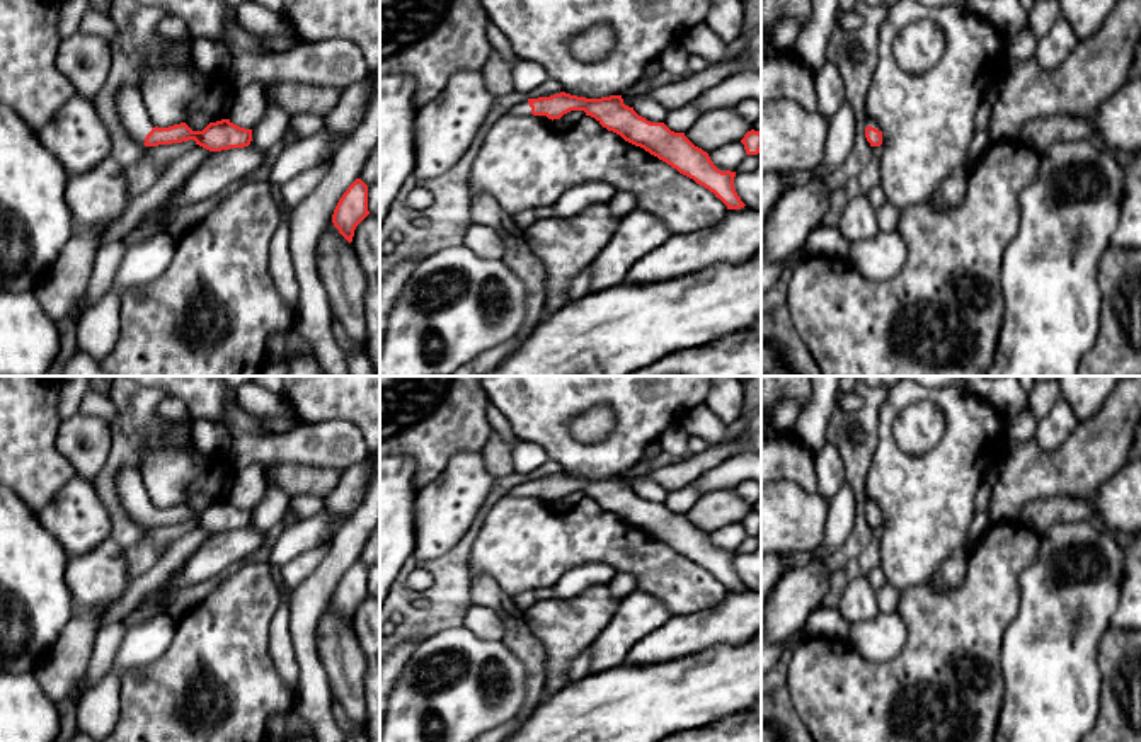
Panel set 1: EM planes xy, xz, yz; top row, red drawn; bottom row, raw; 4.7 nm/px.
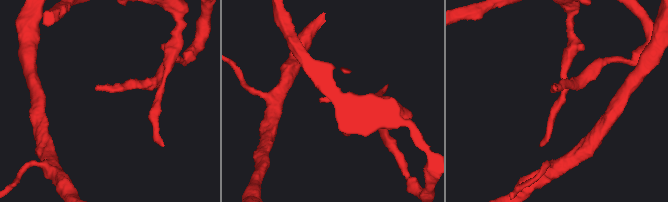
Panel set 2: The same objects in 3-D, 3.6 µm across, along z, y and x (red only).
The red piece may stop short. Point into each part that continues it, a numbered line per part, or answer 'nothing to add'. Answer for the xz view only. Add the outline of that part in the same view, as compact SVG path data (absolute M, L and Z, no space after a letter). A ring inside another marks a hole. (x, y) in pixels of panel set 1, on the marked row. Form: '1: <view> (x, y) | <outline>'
1: xz (523, 108) | M528 100L518 102L514 107L511 107L509 114L513 116L531 116L531 107Z

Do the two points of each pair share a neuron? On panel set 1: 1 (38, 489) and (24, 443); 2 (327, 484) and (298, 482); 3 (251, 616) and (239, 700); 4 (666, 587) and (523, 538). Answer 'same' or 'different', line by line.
1: same
2: same
3: same
4: same

